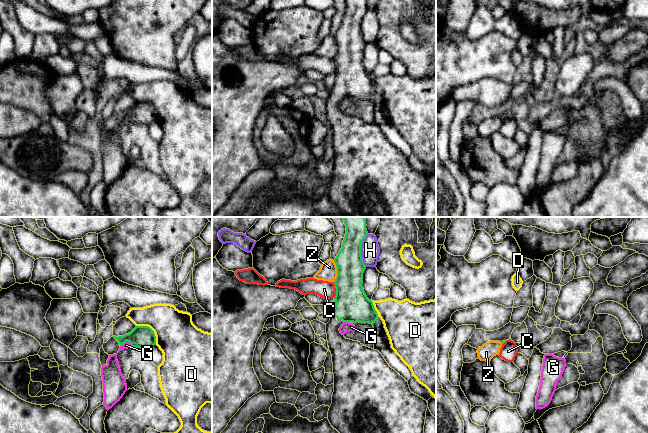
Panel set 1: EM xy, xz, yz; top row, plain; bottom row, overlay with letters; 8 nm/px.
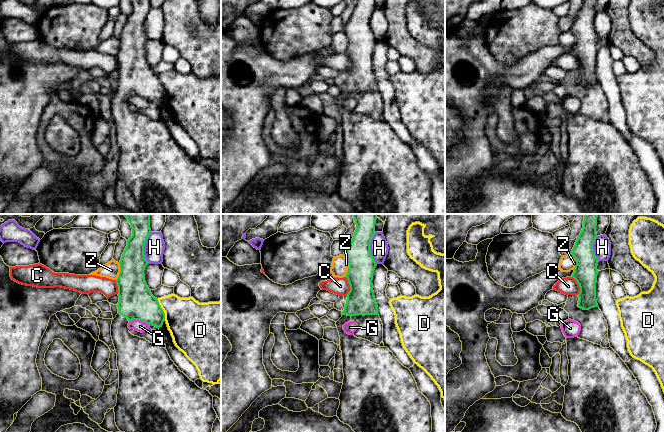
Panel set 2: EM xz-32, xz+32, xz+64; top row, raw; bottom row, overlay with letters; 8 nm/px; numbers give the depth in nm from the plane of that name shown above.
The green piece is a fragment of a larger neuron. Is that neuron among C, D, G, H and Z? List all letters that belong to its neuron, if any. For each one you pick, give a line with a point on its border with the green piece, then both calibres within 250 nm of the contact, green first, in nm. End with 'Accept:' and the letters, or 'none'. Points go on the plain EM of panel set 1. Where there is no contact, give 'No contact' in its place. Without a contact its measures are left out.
Accept: none

